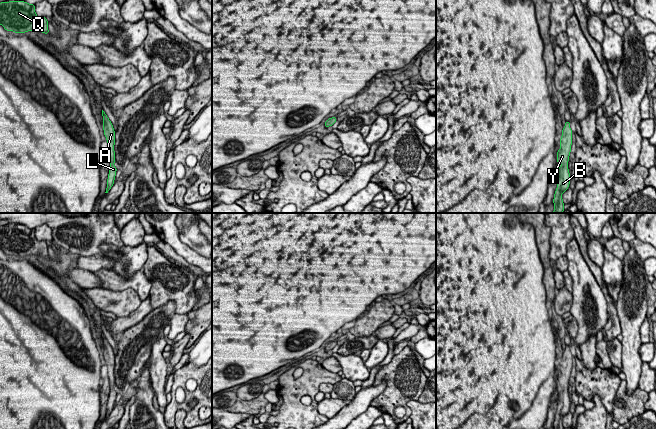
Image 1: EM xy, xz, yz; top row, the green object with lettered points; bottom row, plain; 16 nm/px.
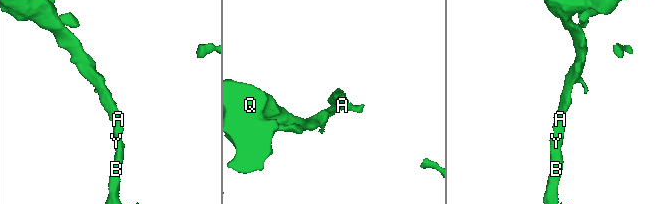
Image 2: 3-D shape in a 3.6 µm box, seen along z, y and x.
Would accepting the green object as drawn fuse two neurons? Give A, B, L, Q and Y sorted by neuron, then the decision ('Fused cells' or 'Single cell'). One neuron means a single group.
Groups: A B L Q Y. Single cell

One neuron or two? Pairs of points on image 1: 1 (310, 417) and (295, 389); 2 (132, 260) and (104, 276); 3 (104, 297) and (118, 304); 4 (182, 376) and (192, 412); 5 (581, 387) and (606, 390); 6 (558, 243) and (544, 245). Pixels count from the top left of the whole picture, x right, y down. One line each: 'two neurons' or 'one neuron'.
1: one neuron
2: two neurons
3: one neuron
4: one neuron
5: one neuron
6: two neurons

